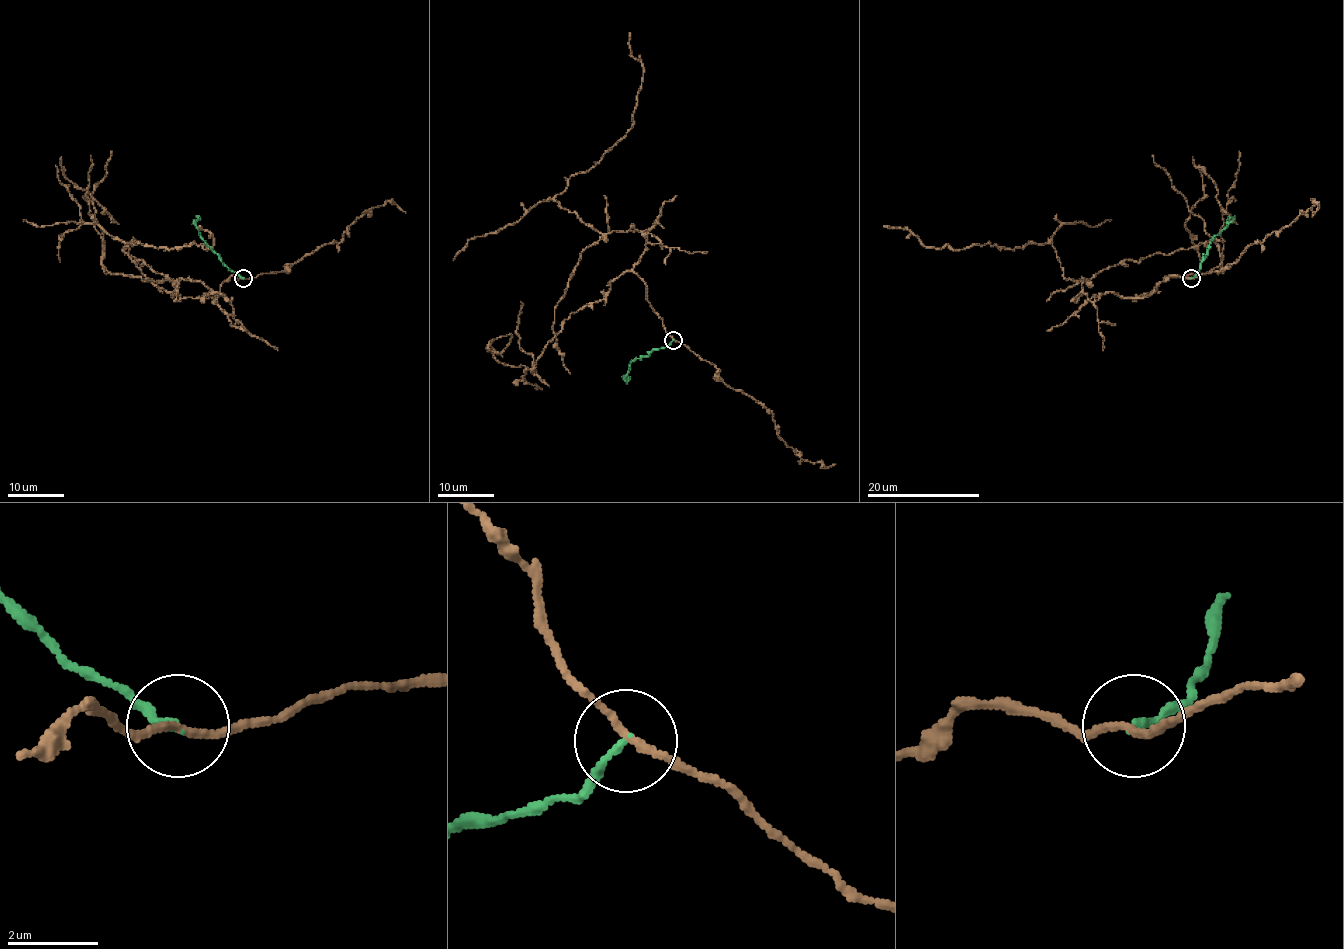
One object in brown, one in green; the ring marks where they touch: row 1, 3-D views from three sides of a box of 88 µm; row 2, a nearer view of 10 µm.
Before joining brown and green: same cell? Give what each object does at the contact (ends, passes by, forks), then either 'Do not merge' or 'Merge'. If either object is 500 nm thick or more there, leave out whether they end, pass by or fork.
At the ring brown passes by. At the ring green ends. Do not merge

